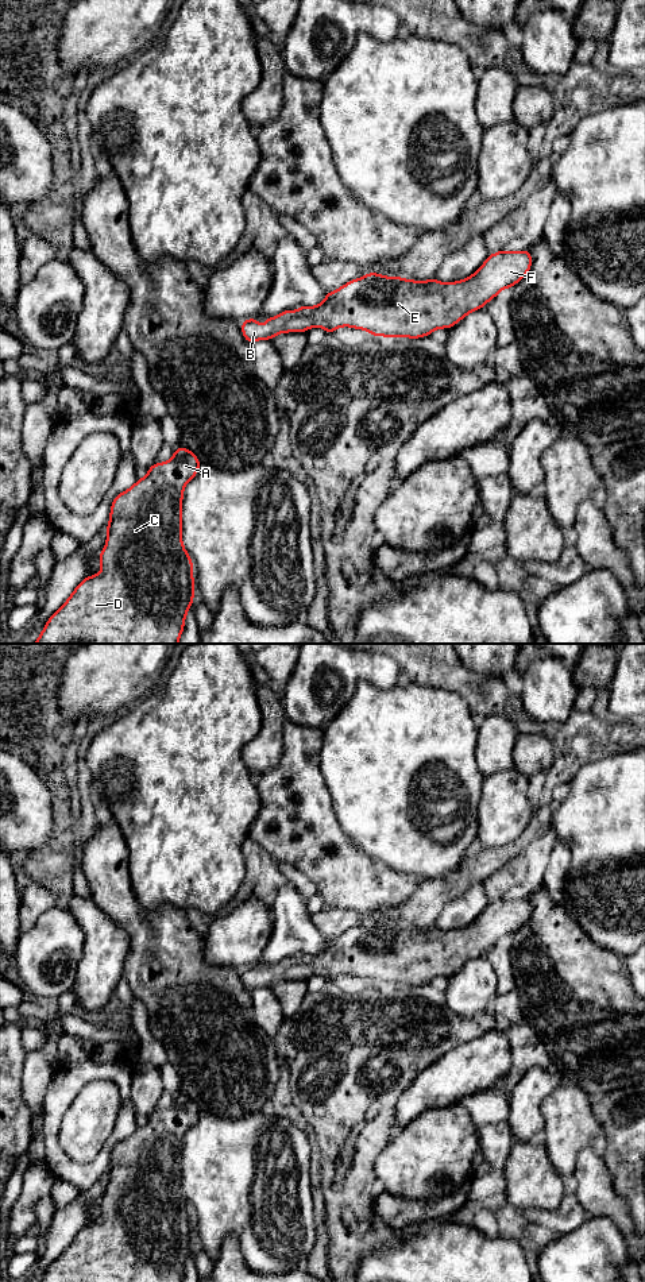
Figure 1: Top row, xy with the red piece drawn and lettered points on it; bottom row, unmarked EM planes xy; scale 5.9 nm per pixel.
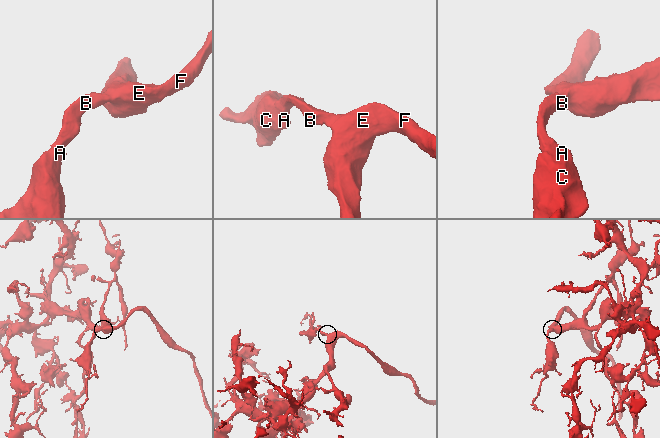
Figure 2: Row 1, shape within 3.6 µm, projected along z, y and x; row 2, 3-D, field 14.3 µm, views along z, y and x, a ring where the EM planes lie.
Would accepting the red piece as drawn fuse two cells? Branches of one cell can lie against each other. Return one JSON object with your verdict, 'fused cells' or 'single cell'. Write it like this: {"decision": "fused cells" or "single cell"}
{"decision": "single cell"}

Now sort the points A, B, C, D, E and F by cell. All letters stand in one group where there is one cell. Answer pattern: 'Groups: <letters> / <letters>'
Groups: A B C D E F

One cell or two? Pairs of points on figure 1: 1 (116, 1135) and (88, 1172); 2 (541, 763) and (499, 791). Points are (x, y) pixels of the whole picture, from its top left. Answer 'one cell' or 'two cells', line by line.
1: one cell
2: two cells

